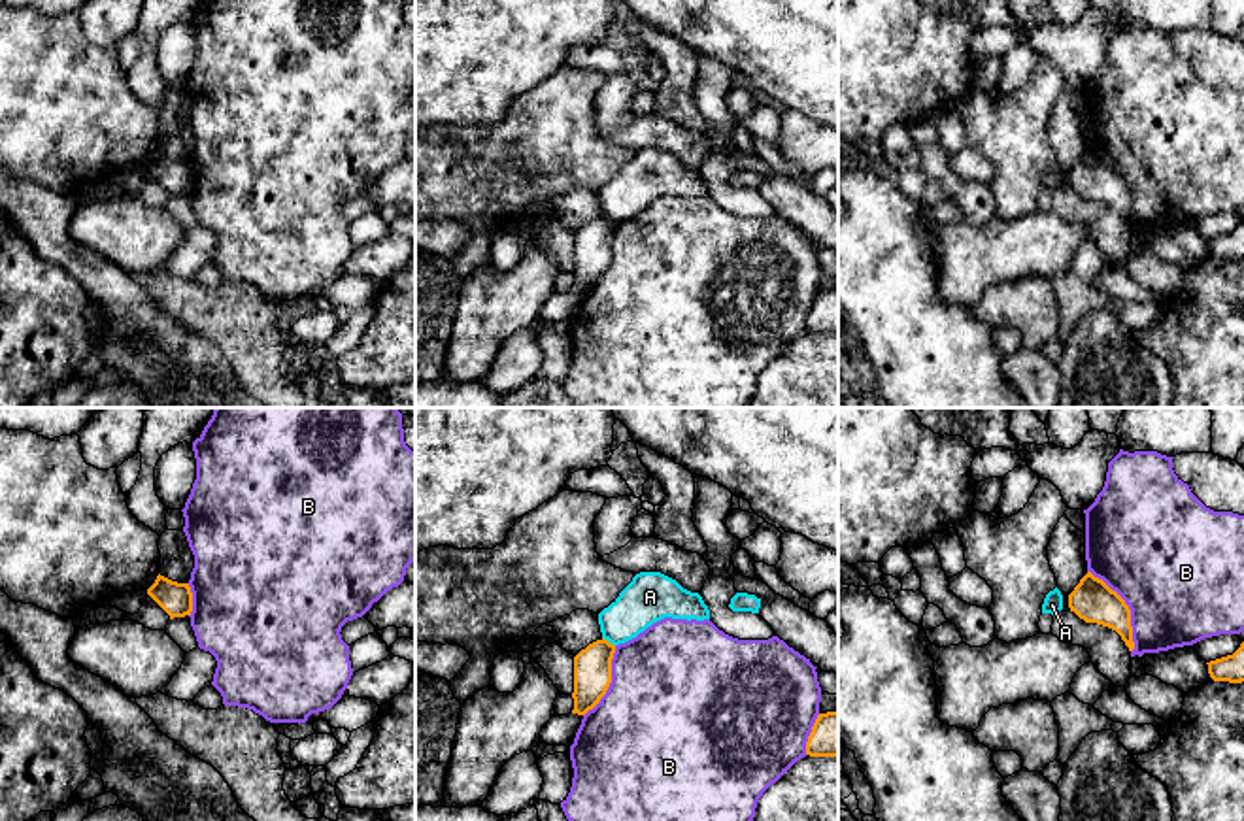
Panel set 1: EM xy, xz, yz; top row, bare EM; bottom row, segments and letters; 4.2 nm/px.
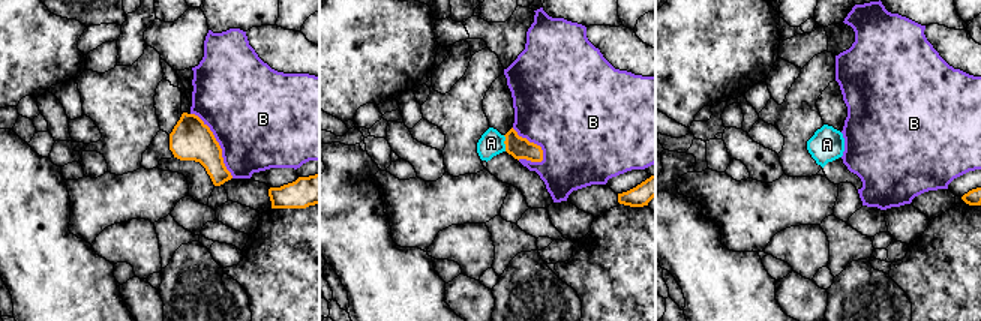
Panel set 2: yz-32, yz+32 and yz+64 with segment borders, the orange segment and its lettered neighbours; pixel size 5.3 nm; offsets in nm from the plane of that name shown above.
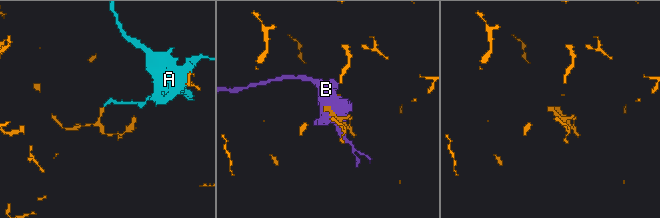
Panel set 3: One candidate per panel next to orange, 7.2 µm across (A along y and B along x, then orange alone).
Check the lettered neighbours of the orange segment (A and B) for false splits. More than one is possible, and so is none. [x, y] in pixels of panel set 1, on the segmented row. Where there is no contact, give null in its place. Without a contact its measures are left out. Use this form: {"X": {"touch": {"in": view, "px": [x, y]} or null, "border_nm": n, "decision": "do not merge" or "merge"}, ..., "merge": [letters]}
{"A": {"touch": {"in": "xz", "px": [606, 640]}, "border_nm": 70, "decision": "do not merge"}, "B": {"touch": {"in": "yz", "px": [1127, 608]}, "border_nm": 400, "decision": "do not merge"}, "merge": []}

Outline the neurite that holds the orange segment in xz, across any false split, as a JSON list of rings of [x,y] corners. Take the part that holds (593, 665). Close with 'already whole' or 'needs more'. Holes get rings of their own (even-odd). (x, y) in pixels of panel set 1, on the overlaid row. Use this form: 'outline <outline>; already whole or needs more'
outline [[[597,640],[574,657],[574,710],[585,715],[606,695],[612,683],[612,659],[615,645],[608,640]]]; already whole

